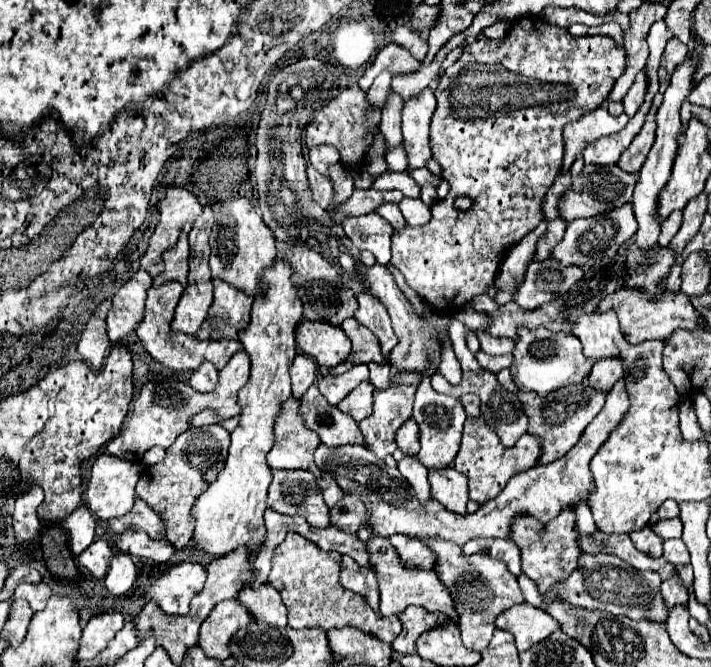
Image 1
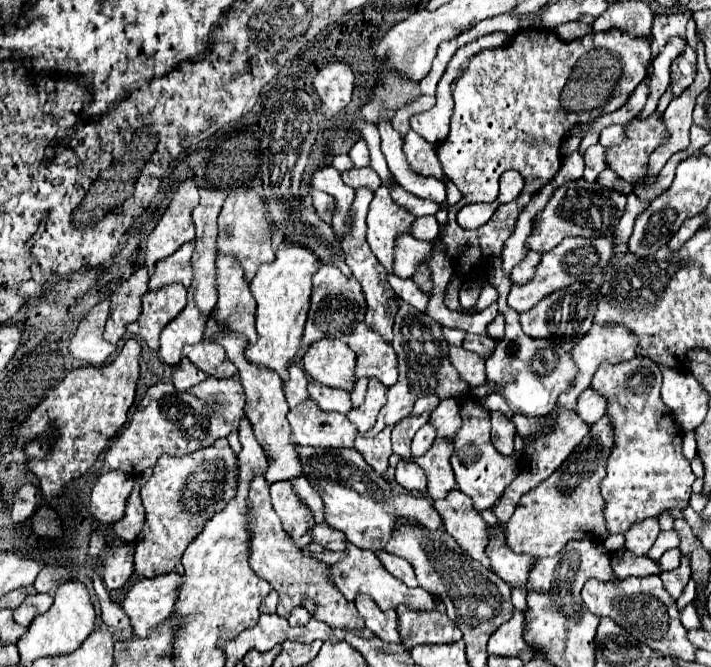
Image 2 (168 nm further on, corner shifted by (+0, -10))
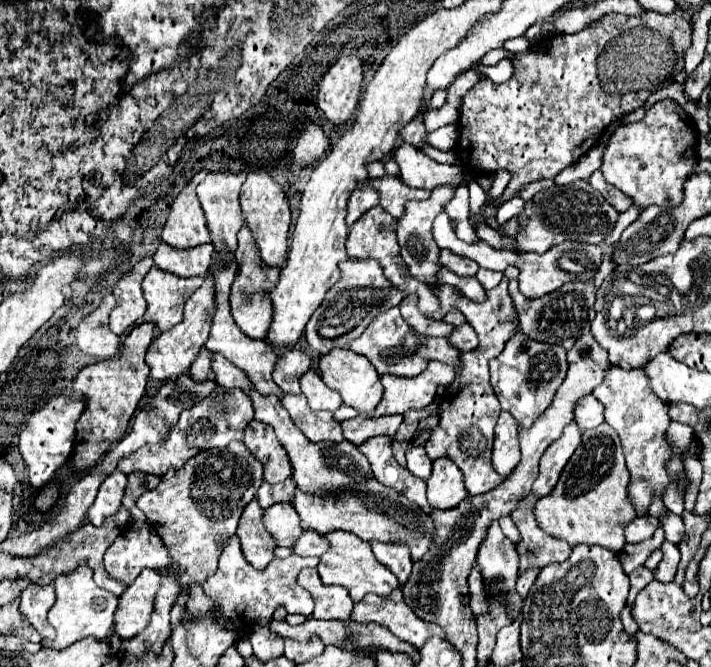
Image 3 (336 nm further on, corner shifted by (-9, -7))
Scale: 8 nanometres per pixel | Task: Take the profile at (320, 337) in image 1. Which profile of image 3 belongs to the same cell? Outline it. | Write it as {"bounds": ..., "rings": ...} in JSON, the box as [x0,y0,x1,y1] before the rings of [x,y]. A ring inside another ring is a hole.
{"bounds":[319,349,383,413],"rings":[[[333,349],[329,355],[321,357],[319,369],[321,369],[323,383],[327,387],[339,391],[345,405],[357,409],[359,413],[375,411],[375,407],[379,405],[379,401],[383,397],[383,385],[379,381],[379,375],[375,373],[371,363],[363,355],[357,355],[357,353],[349,351],[349,349]]]}

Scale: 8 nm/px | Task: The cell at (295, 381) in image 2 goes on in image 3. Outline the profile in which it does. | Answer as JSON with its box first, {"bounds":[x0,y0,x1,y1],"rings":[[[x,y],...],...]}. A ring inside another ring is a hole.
{"bounds":[273,349,309,393],"rings":[[[293,349],[279,357],[275,371],[273,371],[273,379],[283,393],[301,393],[299,377],[307,369],[309,369],[309,355]]]}

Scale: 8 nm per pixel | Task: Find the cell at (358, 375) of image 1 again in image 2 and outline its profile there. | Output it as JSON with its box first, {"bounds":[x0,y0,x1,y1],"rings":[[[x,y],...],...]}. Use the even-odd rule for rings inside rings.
{"bounds":[308,382,352,414],"rings":[[[310,382],[308,392],[310,392],[310,398],[316,400],[322,410],[334,410],[340,414],[348,414],[352,408],[352,398],[348,390],[336,390],[336,388],[322,386],[318,382]]]}

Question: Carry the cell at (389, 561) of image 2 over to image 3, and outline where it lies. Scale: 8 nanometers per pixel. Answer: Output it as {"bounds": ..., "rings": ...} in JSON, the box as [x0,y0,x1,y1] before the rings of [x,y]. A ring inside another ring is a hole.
{"bounds":[371,541,411,583],"rings":[[[371,541],[371,549],[375,559],[385,565],[397,579],[399,583],[405,583],[411,575],[411,555],[403,543],[381,543],[381,541]]]}

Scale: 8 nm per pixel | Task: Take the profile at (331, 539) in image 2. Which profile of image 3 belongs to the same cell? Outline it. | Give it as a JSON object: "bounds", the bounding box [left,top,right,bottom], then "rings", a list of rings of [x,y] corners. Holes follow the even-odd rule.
{"bounds":[293,531,327,557],"rings":[[[305,531],[295,547],[293,547],[293,555],[299,555],[299,557],[321,557],[325,551],[327,551],[327,541],[323,539],[323,535],[319,535],[317,531]]]}

